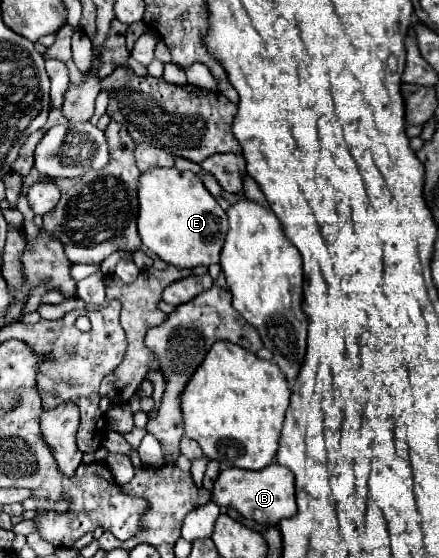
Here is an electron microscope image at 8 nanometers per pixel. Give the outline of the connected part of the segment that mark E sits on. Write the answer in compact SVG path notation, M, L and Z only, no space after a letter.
M177 168L147 170L139 178L137 198L139 238L161 260L177 268L211 266L219 262L219 252L229 230L229 218L209 190L205 190L197 174L179 172Z

